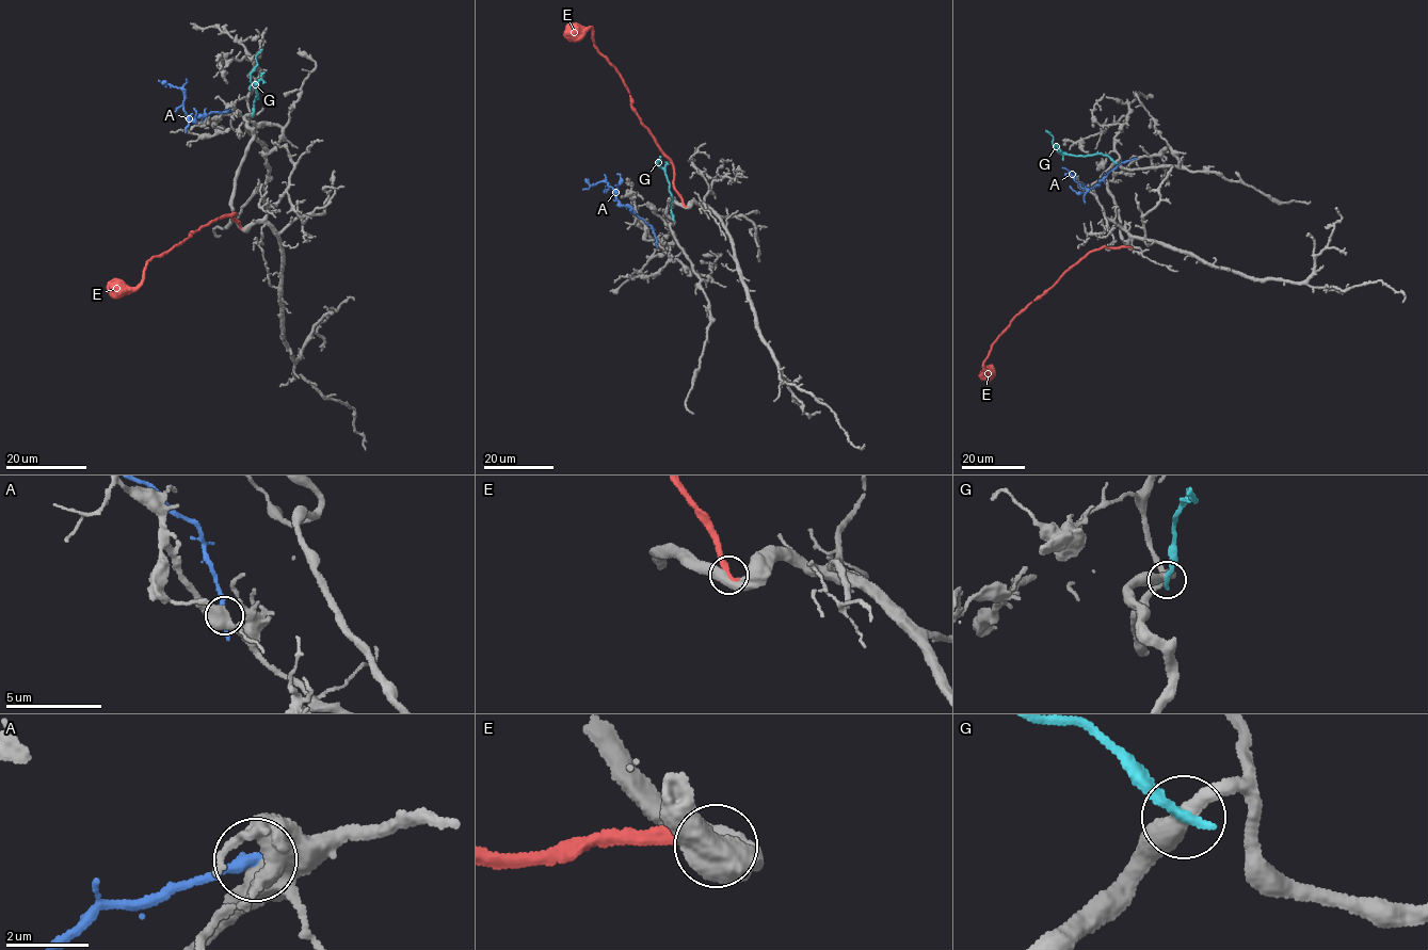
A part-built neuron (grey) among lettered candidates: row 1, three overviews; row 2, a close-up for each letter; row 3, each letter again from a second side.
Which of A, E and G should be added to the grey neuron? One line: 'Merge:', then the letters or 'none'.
Merge: E

